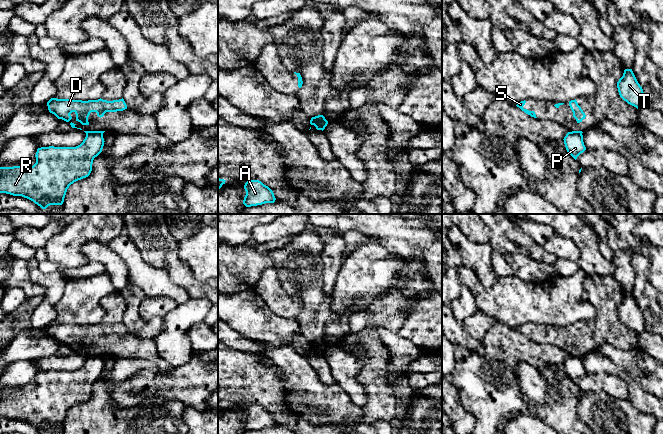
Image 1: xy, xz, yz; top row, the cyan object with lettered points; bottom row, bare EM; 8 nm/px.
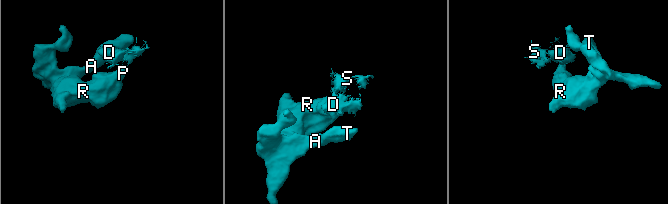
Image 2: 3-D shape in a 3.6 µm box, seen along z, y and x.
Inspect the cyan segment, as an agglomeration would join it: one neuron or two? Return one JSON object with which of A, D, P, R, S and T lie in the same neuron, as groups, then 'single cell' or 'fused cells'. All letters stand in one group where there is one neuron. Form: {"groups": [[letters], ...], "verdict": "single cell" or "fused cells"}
{"groups": [["A", "P", "R", "T"], ["D", "S"]], "verdict": "fused cells"}

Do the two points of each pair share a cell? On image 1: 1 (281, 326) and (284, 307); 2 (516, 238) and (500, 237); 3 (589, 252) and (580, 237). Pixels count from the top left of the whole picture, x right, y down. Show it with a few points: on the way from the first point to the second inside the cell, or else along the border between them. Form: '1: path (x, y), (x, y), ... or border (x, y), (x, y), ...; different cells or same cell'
1: border (264, 303), (274, 313), (294, 319); different cells
2: path (512, 238), (504, 237); same cell
3: path (589, 248), (584, 241); same cell

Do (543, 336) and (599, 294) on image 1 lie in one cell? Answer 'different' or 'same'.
same

